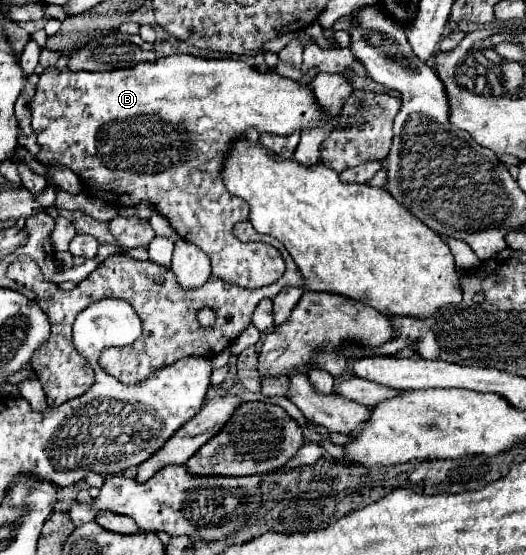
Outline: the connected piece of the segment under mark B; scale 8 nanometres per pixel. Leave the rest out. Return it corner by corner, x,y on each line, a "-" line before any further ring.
170,55
170,57
162,57
156,61
146,61
146,63
138,63
132,69
126,71
110,71
110,73
90,73
90,71
70,71
70,69
46,69
40,75
40,81
36,85
36,95
30,103
30,111
32,111
32,129
38,137
38,145
40,151
36,153
36,159
40,163
60,163
66,165
68,169
72,169
84,183
86,183
86,191
96,197
102,199
104,203
116,207
116,205
136,205
140,201
150,201
156,205
156,209
170,219
170,225
178,231
178,235
182,235
182,239
194,243
196,247
200,247
208,257
210,257
210,265
212,265
212,275
226,281
226,283
234,283
238,287
248,287
248,289
256,289
256,287
264,287
270,285
274,281
278,281
284,275
284,261
280,257
280,251
274,249
270,245
260,245
260,243
242,243
234,237
234,225
240,221
248,219
250,207
244,199
232,195
226,191
226,185
222,181
222,169
224,169
224,161
226,155
230,153
230,147
248,135
250,129
256,129
260,135
262,133
270,133
270,135
290,135
294,131
302,131
302,129
312,129
312,127
322,127
328,123
336,123
336,129
340,129
340,121
342,117
332,117
328,115
318,103
316,97
310,89
310,85
300,85
298,81
286,79
274,71
258,71
250,65
246,65
240,59
204,59
204,57
194,57
194,55

